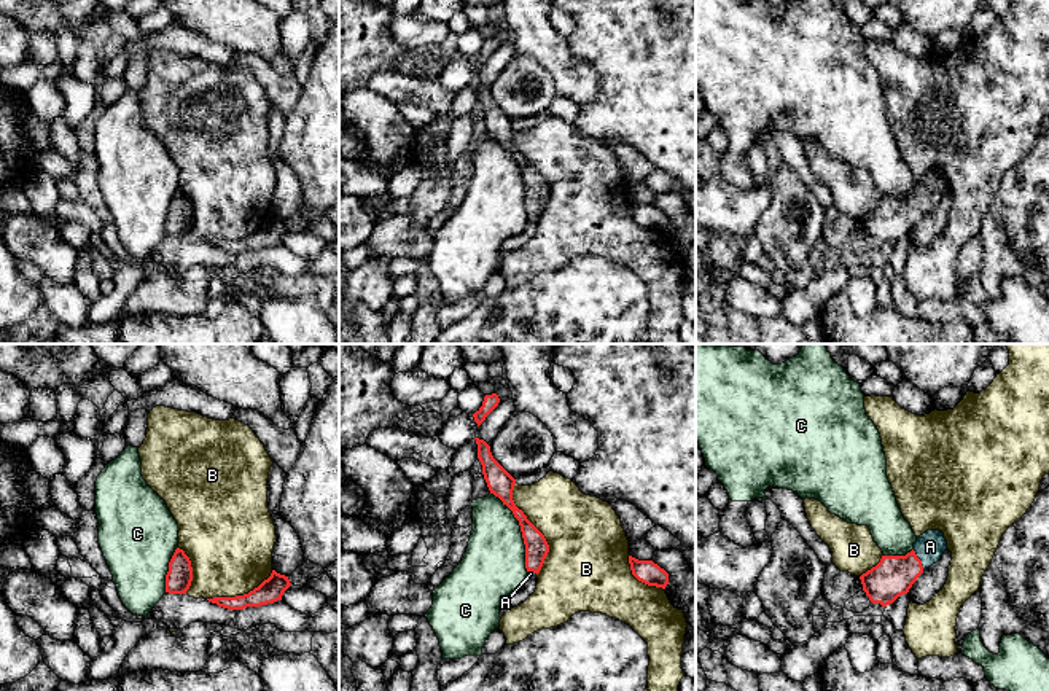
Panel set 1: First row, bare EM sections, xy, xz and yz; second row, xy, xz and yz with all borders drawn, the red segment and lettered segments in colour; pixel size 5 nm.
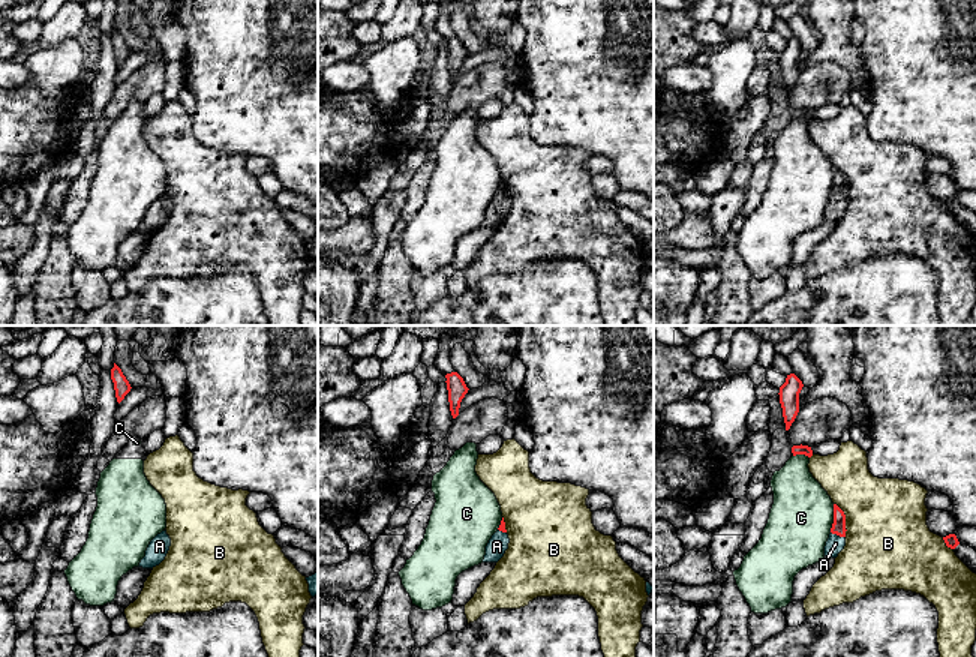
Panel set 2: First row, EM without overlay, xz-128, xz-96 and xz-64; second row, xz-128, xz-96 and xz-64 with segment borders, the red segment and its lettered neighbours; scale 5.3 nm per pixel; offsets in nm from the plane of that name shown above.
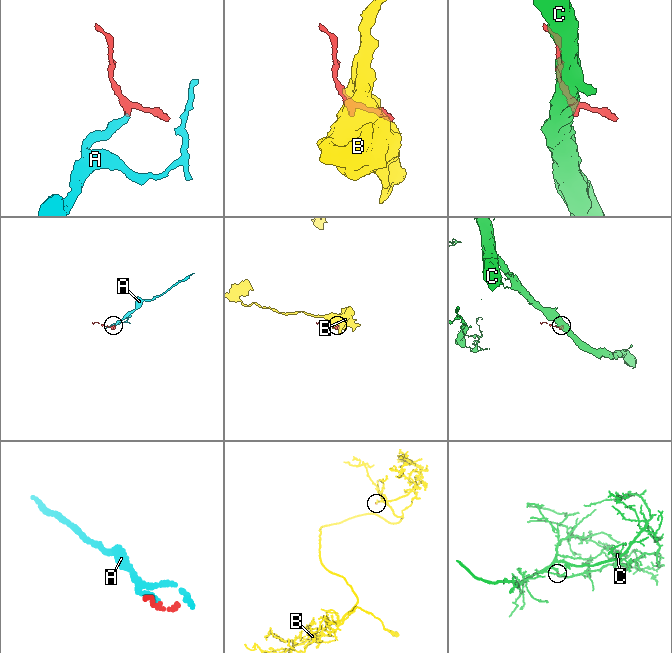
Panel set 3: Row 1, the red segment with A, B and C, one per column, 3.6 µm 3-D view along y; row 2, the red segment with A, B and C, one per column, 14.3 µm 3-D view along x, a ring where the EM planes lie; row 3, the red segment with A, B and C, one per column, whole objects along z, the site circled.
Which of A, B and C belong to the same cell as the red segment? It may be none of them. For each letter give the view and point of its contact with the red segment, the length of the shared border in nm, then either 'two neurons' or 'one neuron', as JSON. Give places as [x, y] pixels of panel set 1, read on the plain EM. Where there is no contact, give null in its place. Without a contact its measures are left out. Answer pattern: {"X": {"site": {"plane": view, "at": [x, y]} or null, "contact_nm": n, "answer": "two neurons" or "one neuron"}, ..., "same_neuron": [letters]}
{"A": {"site": {"plane": "yz", "at": [919, 203]}, "contact_nm": 120, "answer": "one neuron"}, "B": {"site": {"plane": "xz", "at": [537, 172]}, "contact_nm": 480, "answer": "two neurons"}, "C": {"site": {"plane": "xz", "at": [521, 174]}, "contact_nm": 440, "answer": "two neurons"}, "same_neuron": ["A"]}

